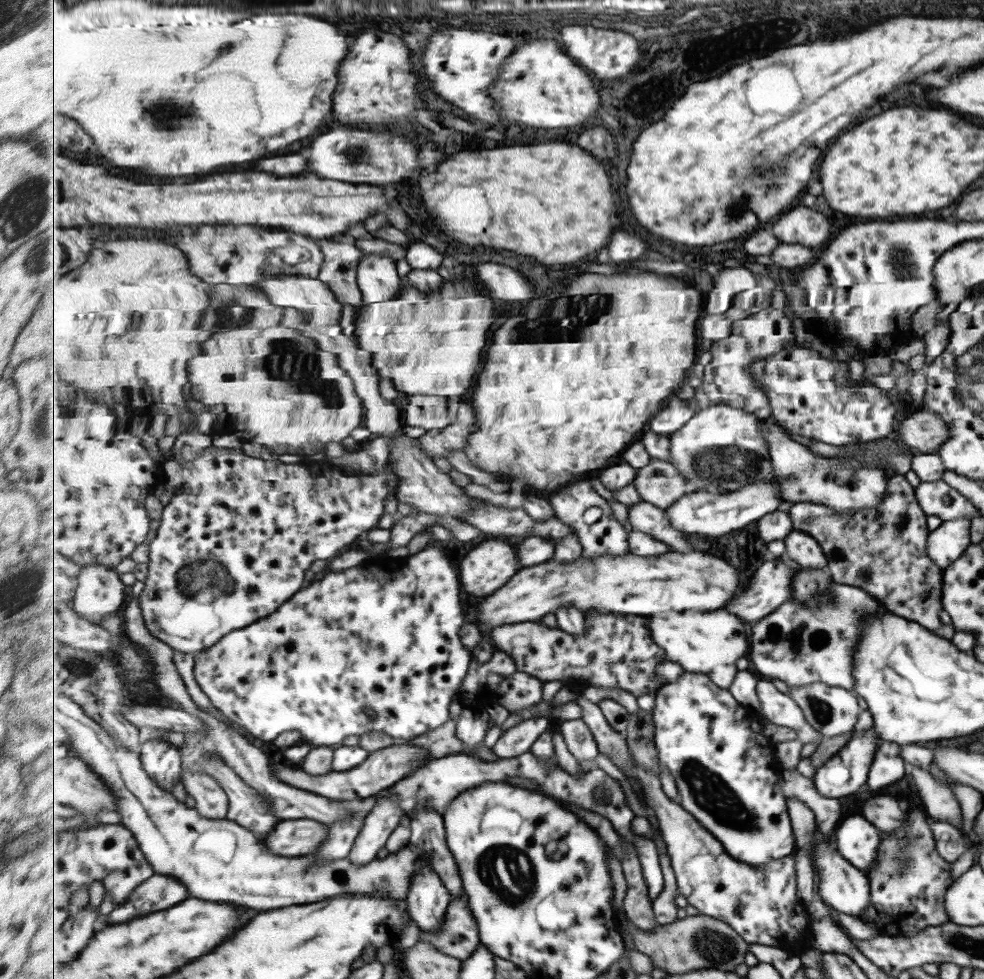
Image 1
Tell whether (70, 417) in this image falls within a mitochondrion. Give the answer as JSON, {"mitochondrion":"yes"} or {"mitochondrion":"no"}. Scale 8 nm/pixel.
{"mitochondrion":"yes"}

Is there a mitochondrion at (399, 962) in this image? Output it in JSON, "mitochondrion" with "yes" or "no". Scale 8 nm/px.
{"mitochondrion":"no"}

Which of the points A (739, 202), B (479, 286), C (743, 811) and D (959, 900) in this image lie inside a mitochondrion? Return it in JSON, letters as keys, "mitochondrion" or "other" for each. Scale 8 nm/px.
{"A":"mitochondrion","B":"other","C":"mitochondrion","D":"other"}

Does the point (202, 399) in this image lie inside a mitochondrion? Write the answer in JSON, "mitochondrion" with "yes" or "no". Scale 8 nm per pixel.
{"mitochondrion":"no"}

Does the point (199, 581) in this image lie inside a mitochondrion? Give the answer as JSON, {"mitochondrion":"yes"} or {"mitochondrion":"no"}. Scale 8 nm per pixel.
{"mitochondrion":"yes"}

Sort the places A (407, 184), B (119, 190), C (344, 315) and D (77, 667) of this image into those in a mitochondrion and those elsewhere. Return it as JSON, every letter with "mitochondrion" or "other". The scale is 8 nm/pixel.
{"A":"other","B":"other","C":"other","D":"mitochondrion"}

